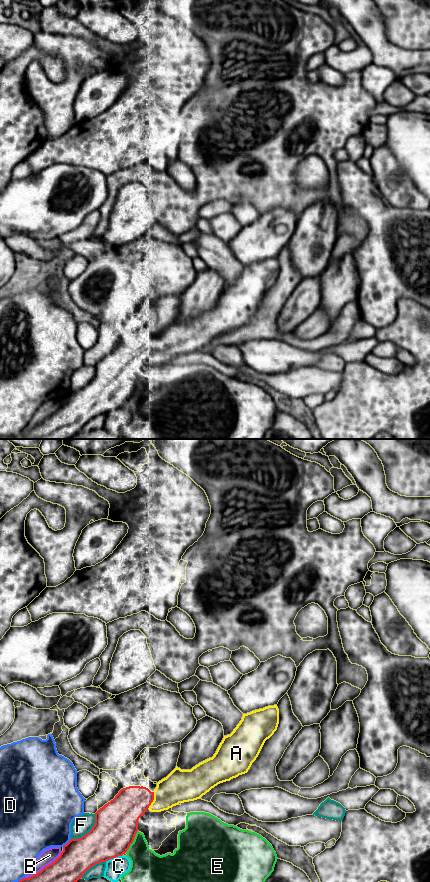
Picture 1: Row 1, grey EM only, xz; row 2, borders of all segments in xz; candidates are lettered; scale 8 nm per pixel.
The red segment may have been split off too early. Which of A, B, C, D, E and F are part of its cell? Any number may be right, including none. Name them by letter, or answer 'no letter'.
A

